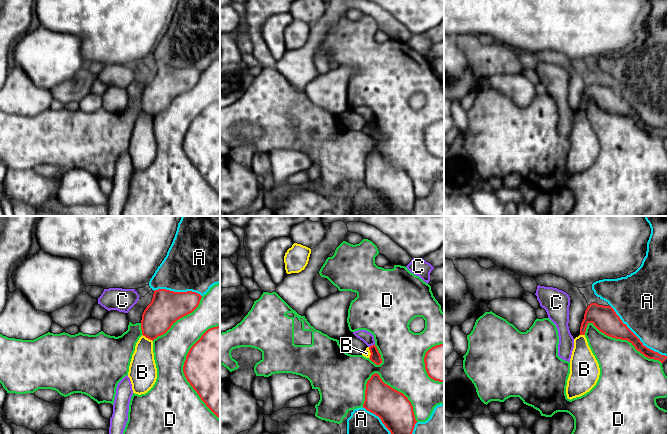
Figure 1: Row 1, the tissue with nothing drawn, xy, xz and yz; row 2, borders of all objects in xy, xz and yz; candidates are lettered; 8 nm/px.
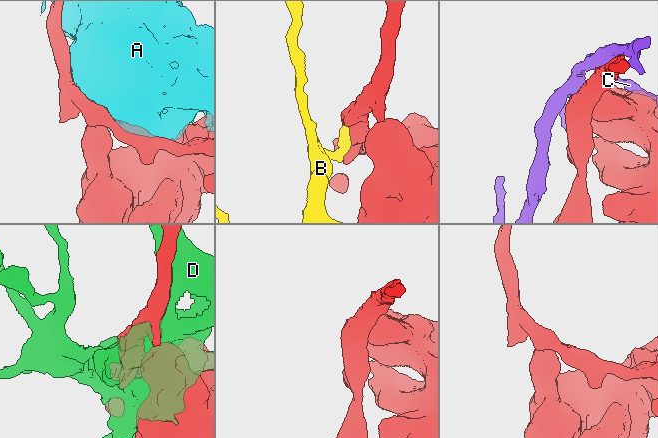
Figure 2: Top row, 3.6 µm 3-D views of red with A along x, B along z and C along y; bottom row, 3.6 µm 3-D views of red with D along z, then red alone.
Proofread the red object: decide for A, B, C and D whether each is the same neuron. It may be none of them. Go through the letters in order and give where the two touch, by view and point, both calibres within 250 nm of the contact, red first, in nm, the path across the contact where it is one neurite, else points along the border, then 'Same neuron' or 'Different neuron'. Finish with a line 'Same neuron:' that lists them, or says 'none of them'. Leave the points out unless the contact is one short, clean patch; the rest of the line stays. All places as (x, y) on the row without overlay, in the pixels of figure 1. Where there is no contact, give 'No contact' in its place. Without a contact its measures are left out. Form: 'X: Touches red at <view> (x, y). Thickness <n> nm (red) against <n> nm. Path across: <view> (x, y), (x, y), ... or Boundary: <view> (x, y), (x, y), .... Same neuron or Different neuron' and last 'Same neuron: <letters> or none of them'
A: Touches red at yz (637, 113). Thickness 180 nm (red) against 500 nm. Different neuron
B: Touches red at xz (370, 128). Thickness 90 nm (red) against 60 nm. Boundary: xz (368, 123), (369, 134). Different neuron
C: Touches red at xz (372, 121). Thickness 90 nm (red) against 90 nm. Different neuron
D: Touches red at xy (183, 146). Thickness 480 nm (red) against 380 nm. Different neuron
Same neuron: none of them

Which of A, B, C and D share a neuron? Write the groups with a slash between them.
A / B / C / D

